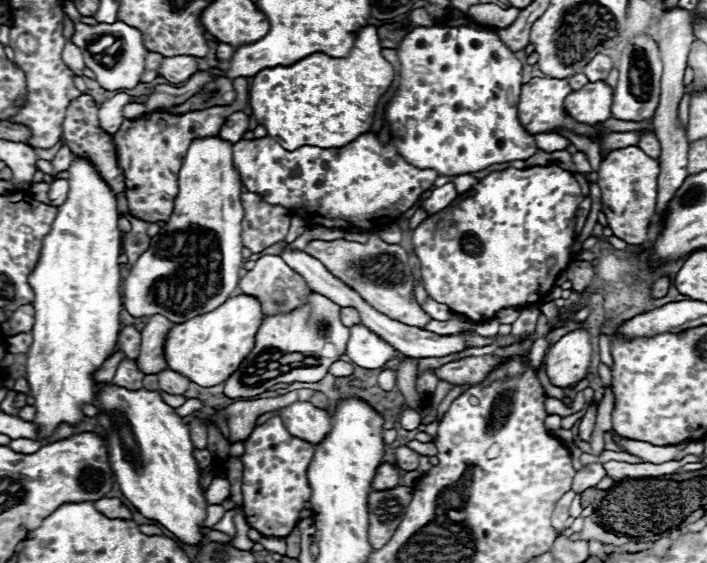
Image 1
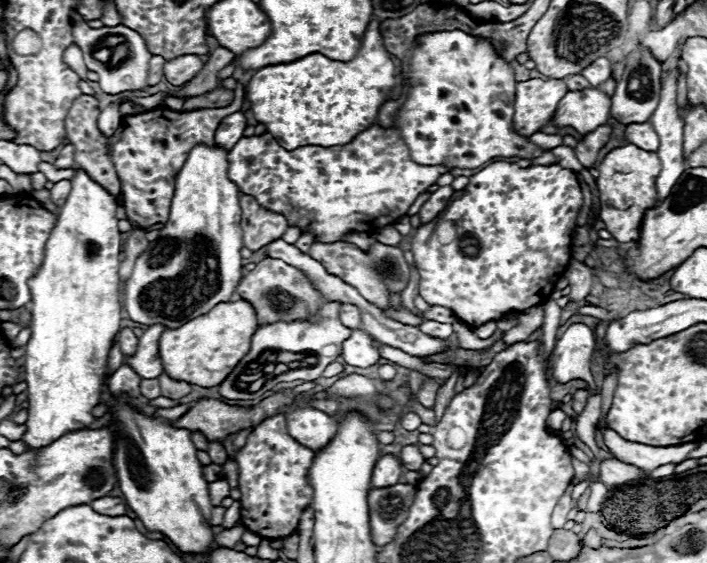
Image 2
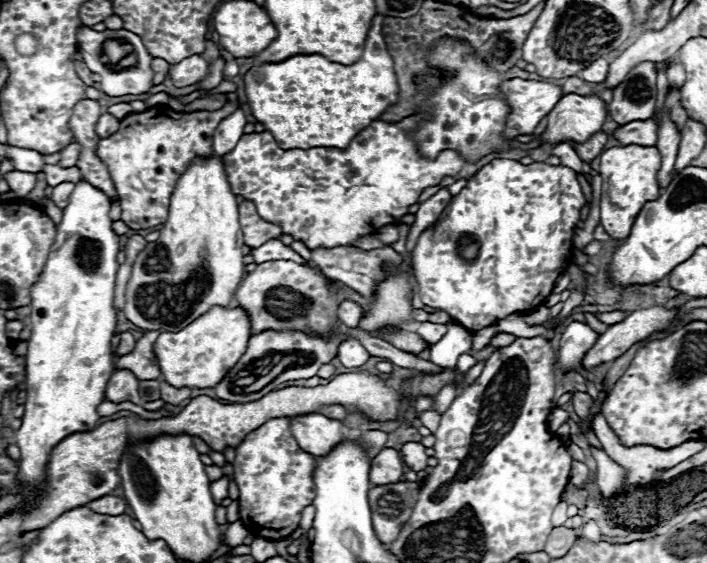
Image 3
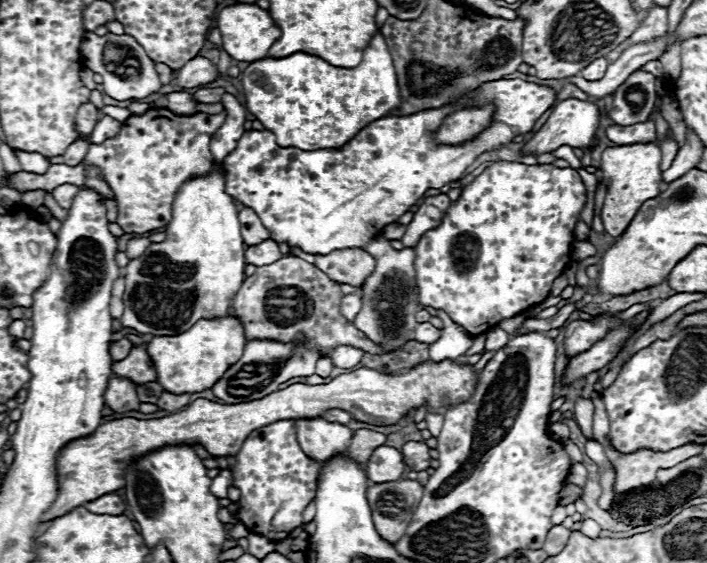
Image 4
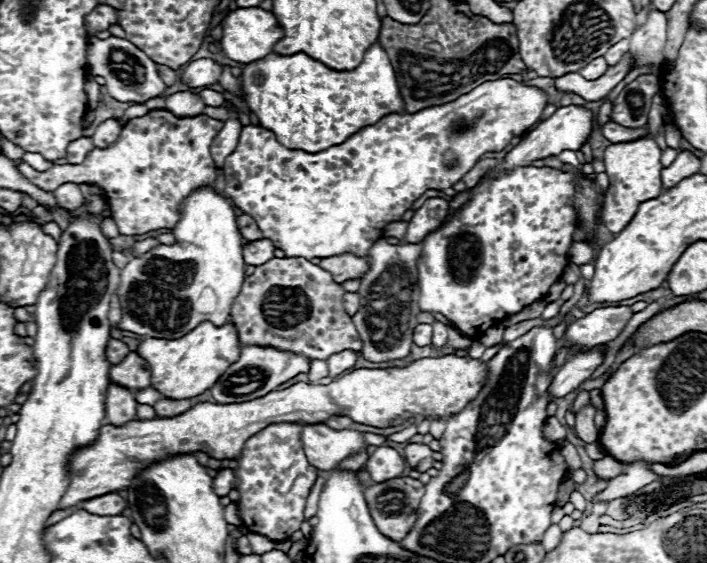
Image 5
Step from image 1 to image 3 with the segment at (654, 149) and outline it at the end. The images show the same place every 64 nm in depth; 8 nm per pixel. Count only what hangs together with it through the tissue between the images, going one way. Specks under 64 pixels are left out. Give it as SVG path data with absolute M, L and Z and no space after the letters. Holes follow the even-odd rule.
M652 118L644 120L644 122L630 122L630 124L616 128L614 138L624 146L628 146L628 144L654 146L656 138L658 138L658 126Z

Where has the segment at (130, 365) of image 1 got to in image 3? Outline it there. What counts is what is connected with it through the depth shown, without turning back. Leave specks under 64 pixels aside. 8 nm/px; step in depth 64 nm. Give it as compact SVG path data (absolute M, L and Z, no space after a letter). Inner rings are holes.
M116 370L112 374L112 378L108 380L108 388L106 388L106 400L120 404L120 402L132 402L142 406L144 400L138 394L138 380L132 372L128 370Z

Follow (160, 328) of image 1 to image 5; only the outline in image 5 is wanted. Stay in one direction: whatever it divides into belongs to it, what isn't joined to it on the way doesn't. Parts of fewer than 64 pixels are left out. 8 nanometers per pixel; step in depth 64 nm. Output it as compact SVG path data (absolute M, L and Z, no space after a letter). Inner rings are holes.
M130 352L120 364L110 368L110 382L128 390L144 390L150 386L150 370L136 352Z

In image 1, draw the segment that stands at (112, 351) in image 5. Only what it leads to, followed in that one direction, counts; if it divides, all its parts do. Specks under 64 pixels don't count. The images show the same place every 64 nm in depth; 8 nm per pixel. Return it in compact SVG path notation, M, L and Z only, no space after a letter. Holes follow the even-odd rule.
M124 326L118 334L118 348L126 354L126 358L136 358L140 352L140 332L134 326Z

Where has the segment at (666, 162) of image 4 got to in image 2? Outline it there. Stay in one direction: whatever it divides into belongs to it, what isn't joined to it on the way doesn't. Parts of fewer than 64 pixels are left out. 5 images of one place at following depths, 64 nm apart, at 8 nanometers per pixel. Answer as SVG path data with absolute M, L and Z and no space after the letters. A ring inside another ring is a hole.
M674 68L668 74L668 80L662 86L660 92L660 102L658 108L654 110L650 122L658 134L660 146L658 146L658 158L662 164L662 170L656 178L656 188L658 188L658 198L664 200L680 174L684 172L684 162L682 162L682 142L684 142L684 122L678 118L678 106L676 106L676 78Z

